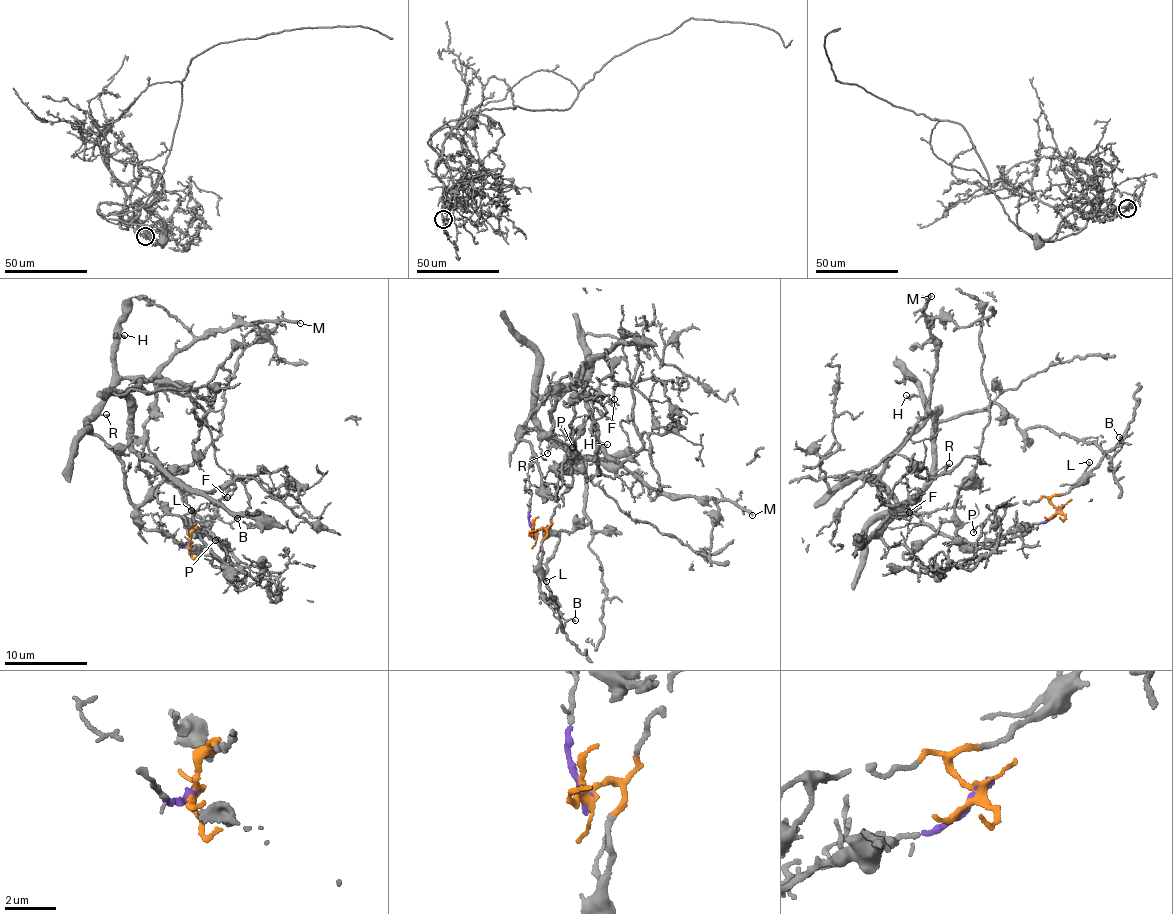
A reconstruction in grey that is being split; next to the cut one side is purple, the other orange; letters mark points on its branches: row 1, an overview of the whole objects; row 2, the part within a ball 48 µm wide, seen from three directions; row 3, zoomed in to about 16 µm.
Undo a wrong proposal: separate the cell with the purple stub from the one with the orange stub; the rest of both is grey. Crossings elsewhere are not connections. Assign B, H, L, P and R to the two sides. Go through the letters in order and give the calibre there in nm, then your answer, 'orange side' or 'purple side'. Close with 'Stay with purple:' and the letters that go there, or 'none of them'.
B: 120 nm thick; orange side
H: 140 nm thick; purple side
L: 180 nm thick; orange side
P: 130 nm thick; orange side
R: 110 nm thick; purple side
Stay with purple: H, R

